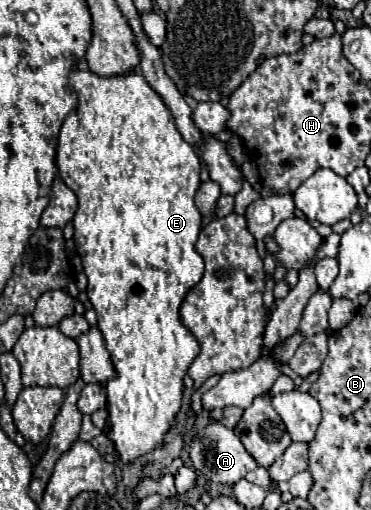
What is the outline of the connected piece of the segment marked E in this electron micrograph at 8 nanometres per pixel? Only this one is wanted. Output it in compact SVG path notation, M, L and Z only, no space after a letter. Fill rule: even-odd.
M74 70L70 74L70 86L78 92L78 108L76 108L76 114L68 116L60 128L58 150L56 150L56 168L58 168L58 174L64 180L64 184L70 190L74 190L74 194L78 196L78 210L72 220L74 222L74 244L82 258L84 274L88 278L86 294L96 310L98 328L104 336L106 350L110 352L110 360L116 370L116 376L104 384L106 400L108 400L108 426L110 426L106 436L110 438L110 442L114 442L114 448L116 448L122 464L130 464L132 460L164 446L164 436L174 426L176 414L182 408L182 390L184 390L182 380L184 380L192 360L200 354L198 340L192 336L192 332L180 320L180 304L182 304L184 296L188 294L188 290L192 290L200 282L200 276L204 276L204 260L196 252L196 240L198 240L198 234L202 228L202 218L194 204L194 194L200 186L200 158L196 156L196 150L188 142L182 140L182 136L178 134L178 130L174 126L174 118L172 118L170 110L164 106L162 98L148 86L148 82L144 80L144 76L140 72L130 72L130 74L114 76L114 78L102 78L90 70L86 70L86 72Z

